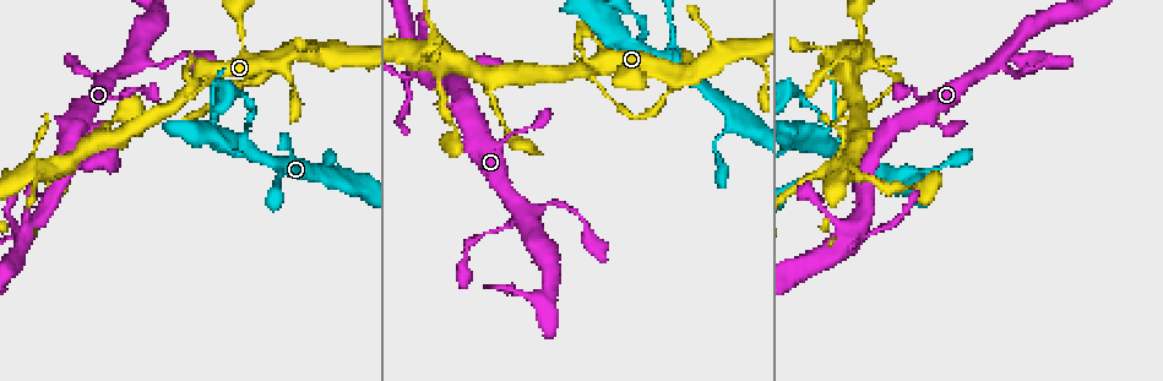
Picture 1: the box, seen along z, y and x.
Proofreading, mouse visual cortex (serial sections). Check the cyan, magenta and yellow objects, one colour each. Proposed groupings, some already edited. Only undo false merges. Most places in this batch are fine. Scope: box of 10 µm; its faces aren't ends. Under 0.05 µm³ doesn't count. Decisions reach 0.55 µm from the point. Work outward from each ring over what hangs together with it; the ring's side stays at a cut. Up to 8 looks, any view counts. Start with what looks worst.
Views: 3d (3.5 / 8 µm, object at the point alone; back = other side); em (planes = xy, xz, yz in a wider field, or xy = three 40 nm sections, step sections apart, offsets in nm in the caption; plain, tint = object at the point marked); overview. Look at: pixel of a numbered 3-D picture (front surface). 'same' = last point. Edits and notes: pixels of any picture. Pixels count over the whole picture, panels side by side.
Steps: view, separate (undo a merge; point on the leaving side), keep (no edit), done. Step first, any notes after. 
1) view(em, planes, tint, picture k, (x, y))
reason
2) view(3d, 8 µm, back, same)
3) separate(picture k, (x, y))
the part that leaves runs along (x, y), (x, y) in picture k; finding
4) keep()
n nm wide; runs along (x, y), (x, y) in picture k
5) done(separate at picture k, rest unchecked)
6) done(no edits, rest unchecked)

view(3d, 8 µm, picture 1, (622, 39))
small branch off a trunk

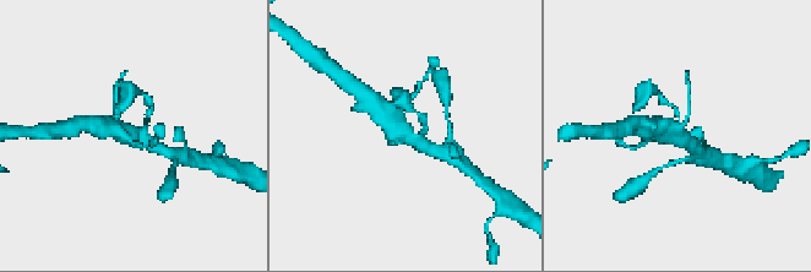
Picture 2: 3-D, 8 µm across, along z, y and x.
view(3d, 3.5 µm, back, same)

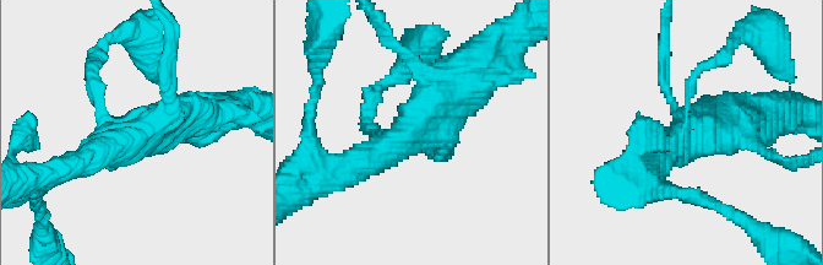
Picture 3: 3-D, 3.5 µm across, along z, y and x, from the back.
view(em, planes, tint, picture 3, (409, 134))
need the tissue

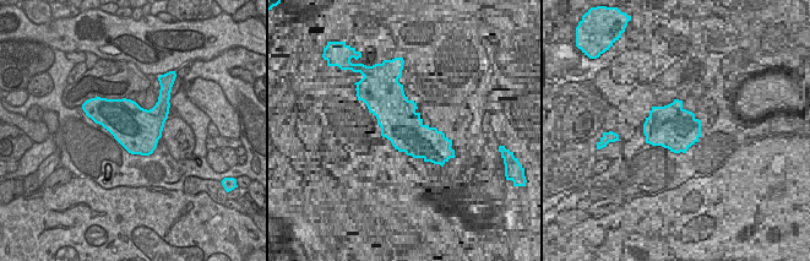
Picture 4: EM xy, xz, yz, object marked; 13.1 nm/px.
keep()
runs along (343, 167), (403, 136), (467, 76) in picture 3; one cell here

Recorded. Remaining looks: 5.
view(3d, 3.5 µm, picture 1, (832, 169))
abrupt turn

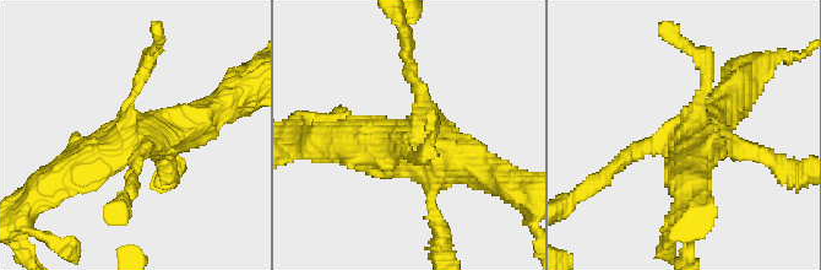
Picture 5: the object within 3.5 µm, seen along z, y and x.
view(em, xy, step 5, tint, picture 5, (155, 130))

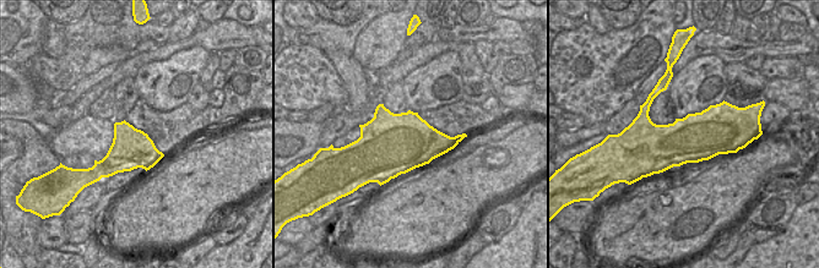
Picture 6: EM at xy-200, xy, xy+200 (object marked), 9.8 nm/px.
view(em, xy, step 2, tint, same)

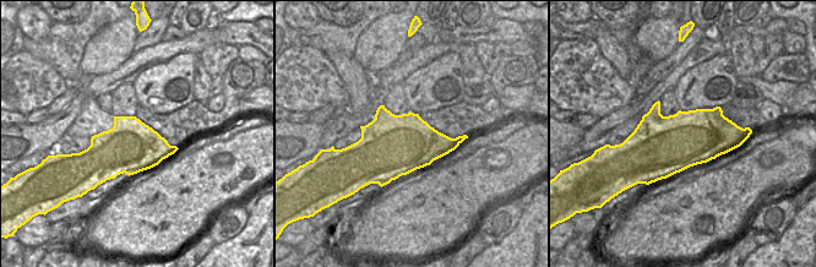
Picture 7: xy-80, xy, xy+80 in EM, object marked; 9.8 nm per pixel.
keep()
all the same cell

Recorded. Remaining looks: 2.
view(em, planes, tint, picture 1, (732, 113))
narrows sharply

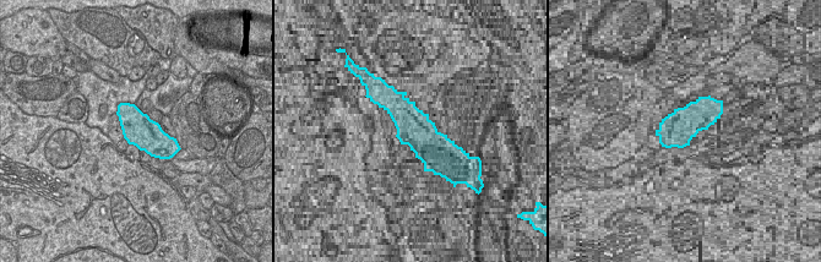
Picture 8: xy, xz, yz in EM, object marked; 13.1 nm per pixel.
view(3d, 3.5 µm, same)

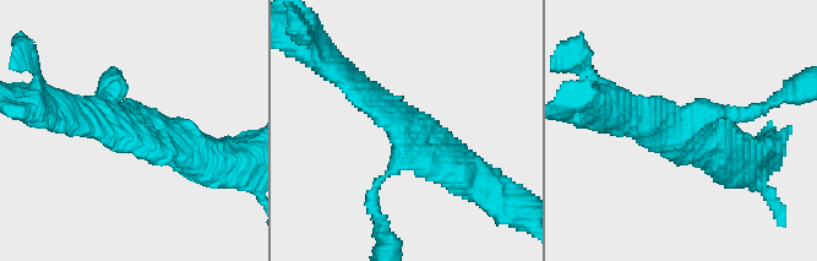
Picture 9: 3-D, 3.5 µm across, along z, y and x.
keep()
one cell here

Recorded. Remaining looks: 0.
done(no edits, rest unchecked)

